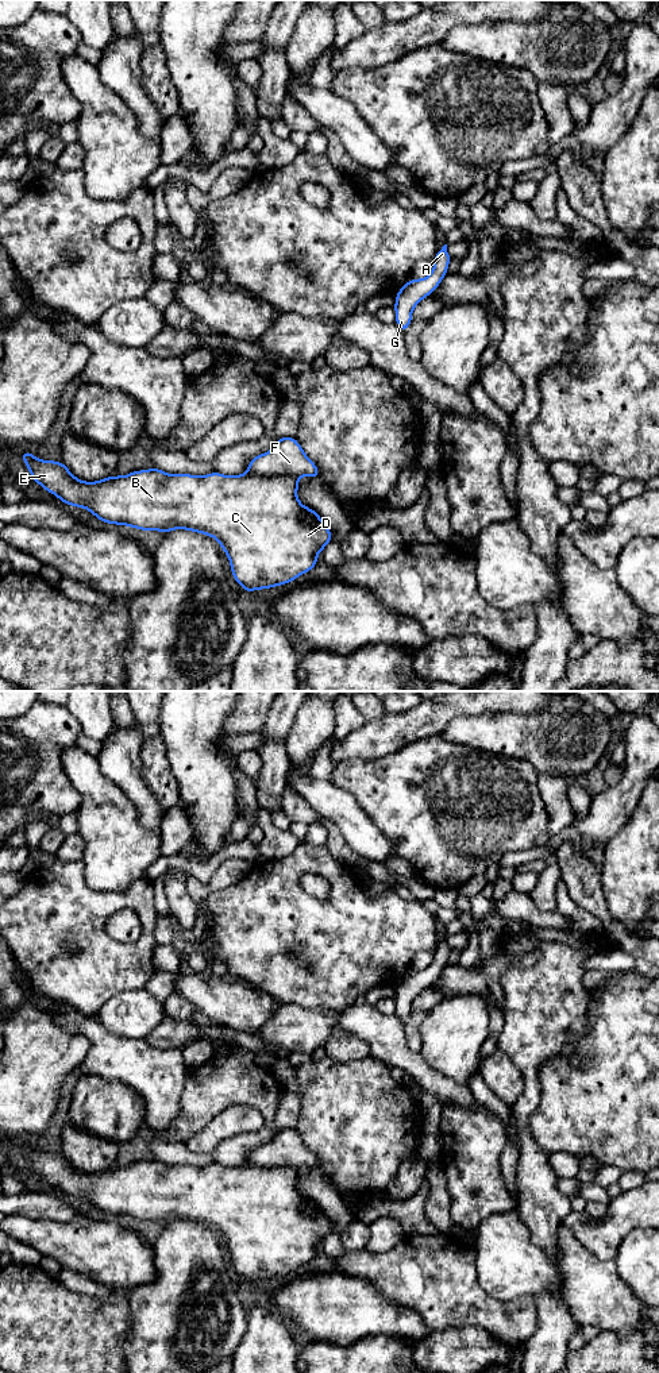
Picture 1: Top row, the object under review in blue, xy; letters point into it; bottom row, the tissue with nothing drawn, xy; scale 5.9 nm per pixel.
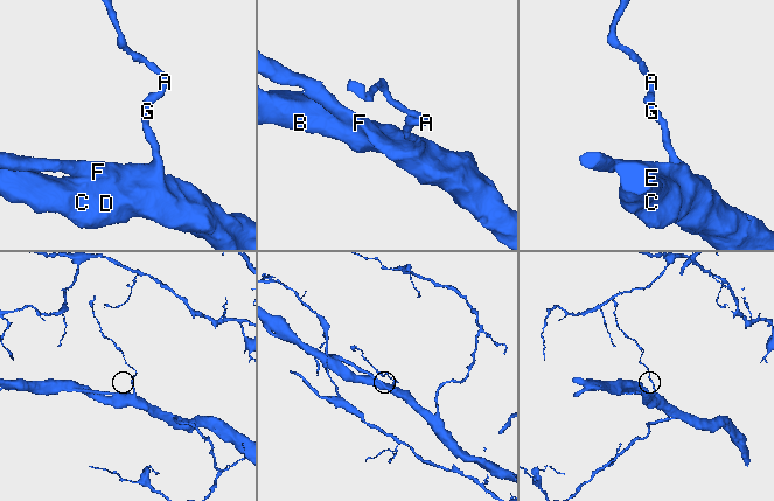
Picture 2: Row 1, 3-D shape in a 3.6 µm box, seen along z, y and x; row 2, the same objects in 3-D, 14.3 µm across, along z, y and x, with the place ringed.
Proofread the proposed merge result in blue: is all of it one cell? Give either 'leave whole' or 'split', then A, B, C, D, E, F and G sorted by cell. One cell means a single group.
leave whole; groups A B C D E F G

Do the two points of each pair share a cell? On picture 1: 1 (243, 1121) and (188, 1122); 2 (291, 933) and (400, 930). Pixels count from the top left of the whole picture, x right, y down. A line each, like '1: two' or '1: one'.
1: two
2: one

